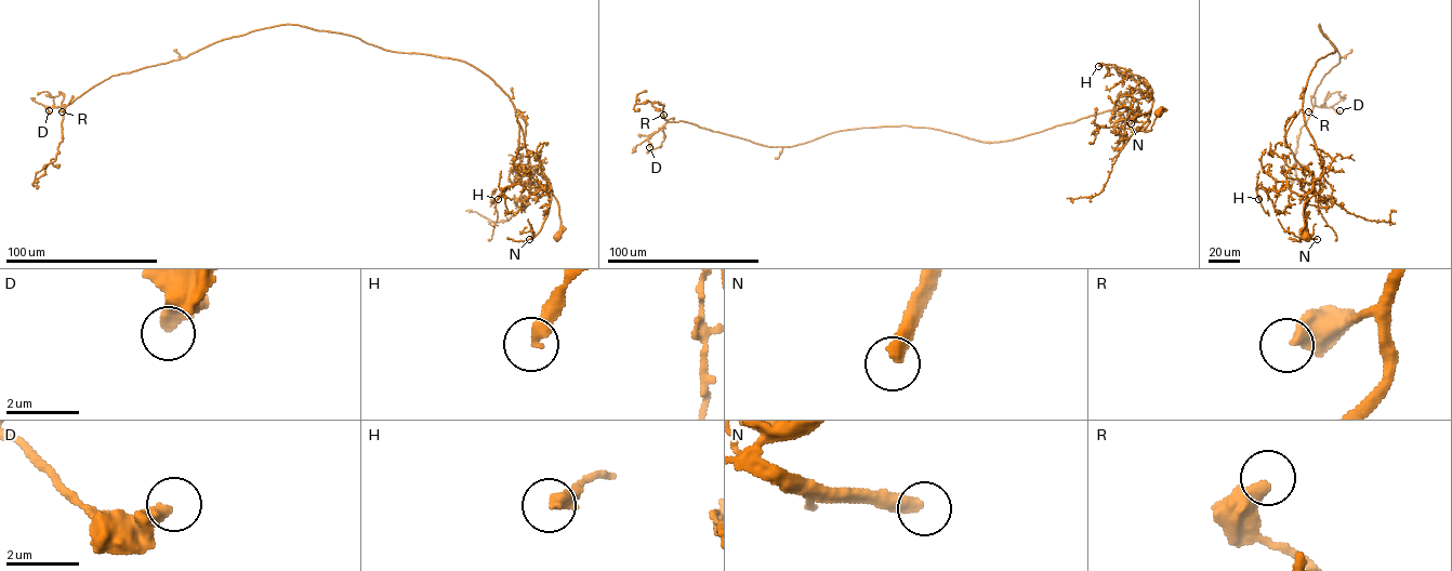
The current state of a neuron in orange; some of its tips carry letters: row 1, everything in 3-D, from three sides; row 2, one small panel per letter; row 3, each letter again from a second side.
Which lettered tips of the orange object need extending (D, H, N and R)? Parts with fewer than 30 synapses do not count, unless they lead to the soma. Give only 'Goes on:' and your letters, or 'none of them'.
Goes on: N

